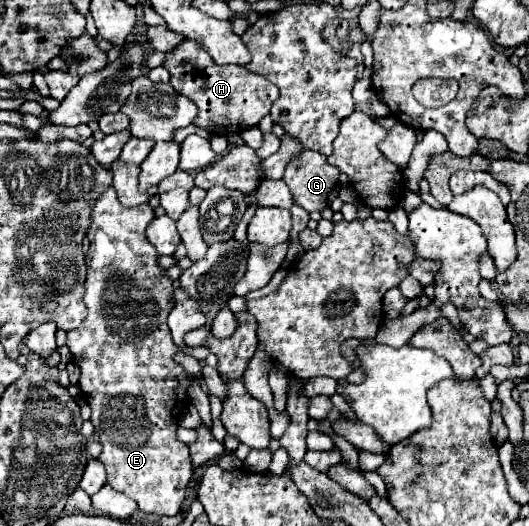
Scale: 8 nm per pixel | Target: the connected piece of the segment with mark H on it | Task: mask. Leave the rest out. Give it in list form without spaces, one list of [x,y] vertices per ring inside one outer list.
[[[181,41],[173,51],[169,51],[163,67],[171,73],[169,83],[173,89],[197,105],[199,113],[193,123],[209,133],[243,133],[249,127],[257,127],[259,121],[269,115],[273,101],[279,97],[279,89],[271,81],[265,81],[247,69],[237,65],[213,65],[209,53],[205,53],[205,49],[193,41]]]

